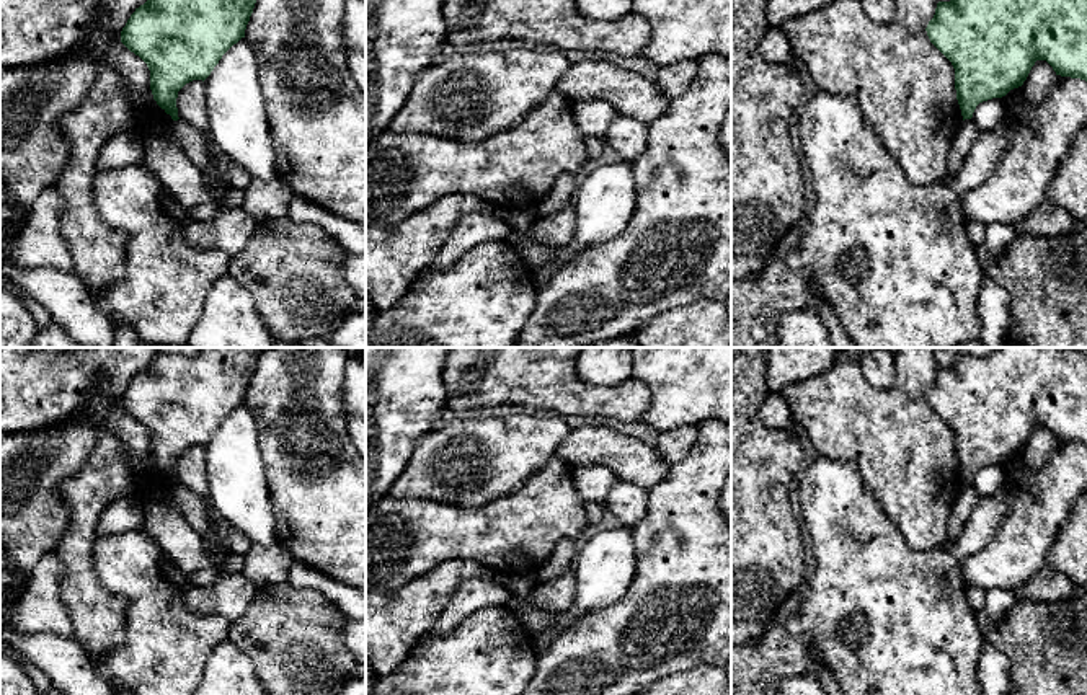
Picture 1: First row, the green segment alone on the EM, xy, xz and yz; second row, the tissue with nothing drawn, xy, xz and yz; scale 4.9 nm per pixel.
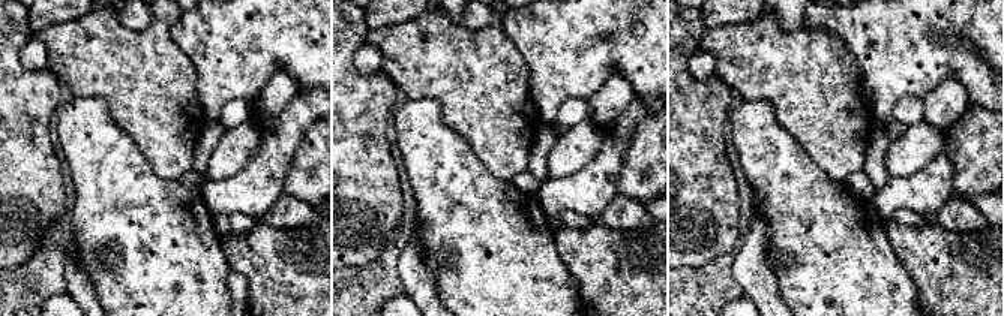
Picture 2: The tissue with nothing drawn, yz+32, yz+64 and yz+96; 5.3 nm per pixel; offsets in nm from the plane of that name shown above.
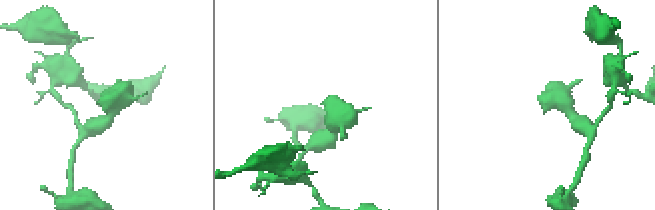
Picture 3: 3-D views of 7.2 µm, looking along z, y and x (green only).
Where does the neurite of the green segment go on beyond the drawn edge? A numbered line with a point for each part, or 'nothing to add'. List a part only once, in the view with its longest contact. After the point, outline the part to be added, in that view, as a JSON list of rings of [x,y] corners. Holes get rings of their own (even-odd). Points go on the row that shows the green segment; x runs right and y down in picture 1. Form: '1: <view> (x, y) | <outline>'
nothing to add

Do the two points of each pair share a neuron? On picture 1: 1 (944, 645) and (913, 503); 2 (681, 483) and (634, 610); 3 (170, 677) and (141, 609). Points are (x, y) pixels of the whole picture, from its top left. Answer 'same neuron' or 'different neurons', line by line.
1: different neurons
2: same neuron
3: same neuron

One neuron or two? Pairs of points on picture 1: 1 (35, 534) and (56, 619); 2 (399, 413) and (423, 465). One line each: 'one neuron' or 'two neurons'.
1: two neurons
2: two neurons

